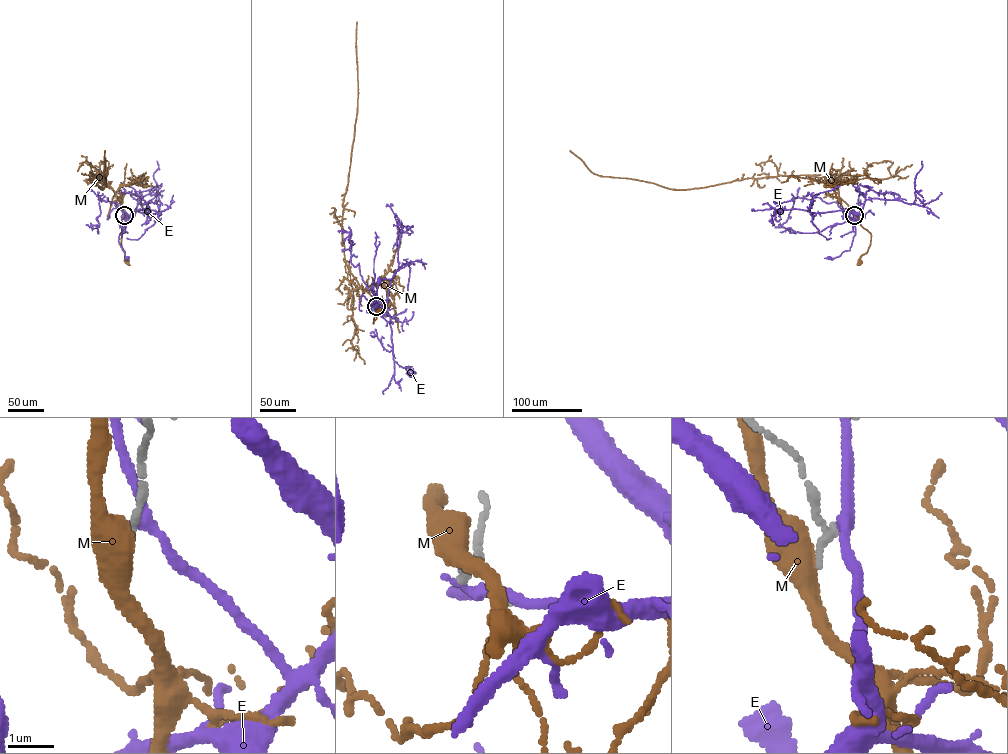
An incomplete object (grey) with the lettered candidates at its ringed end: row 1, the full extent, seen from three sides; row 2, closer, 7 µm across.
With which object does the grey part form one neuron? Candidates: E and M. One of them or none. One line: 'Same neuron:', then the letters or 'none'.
Same neuron: none

